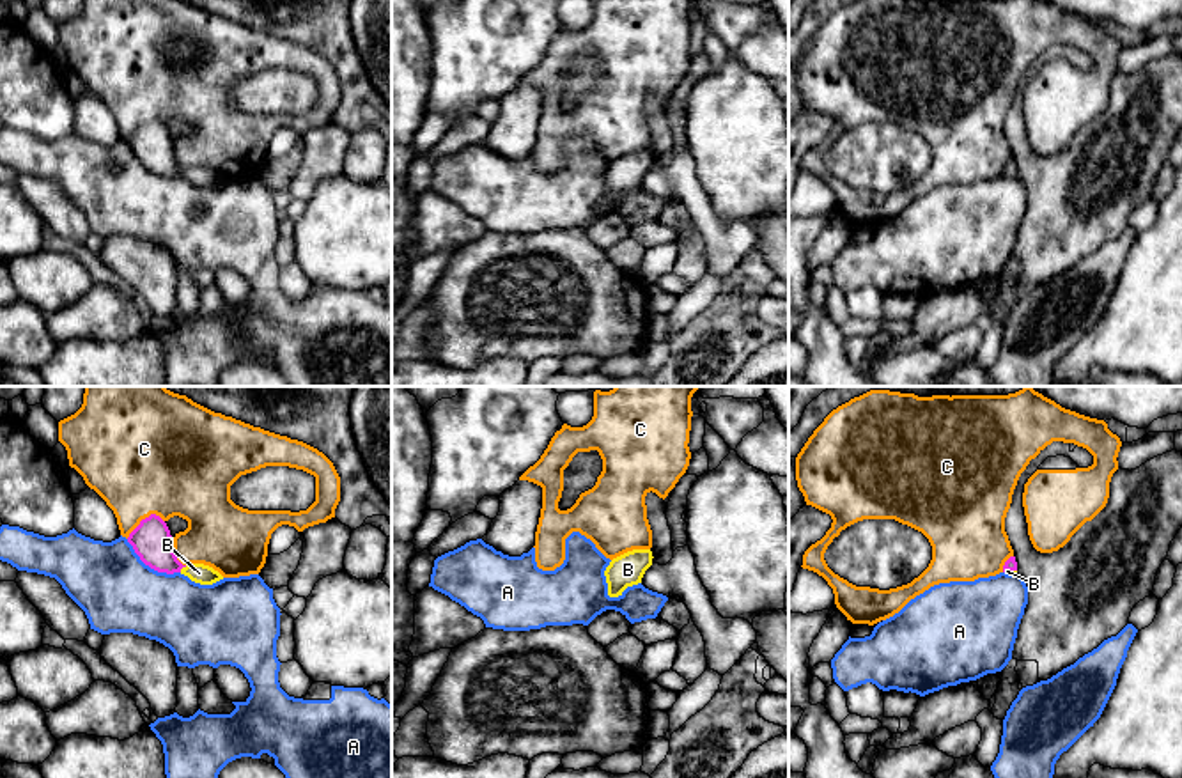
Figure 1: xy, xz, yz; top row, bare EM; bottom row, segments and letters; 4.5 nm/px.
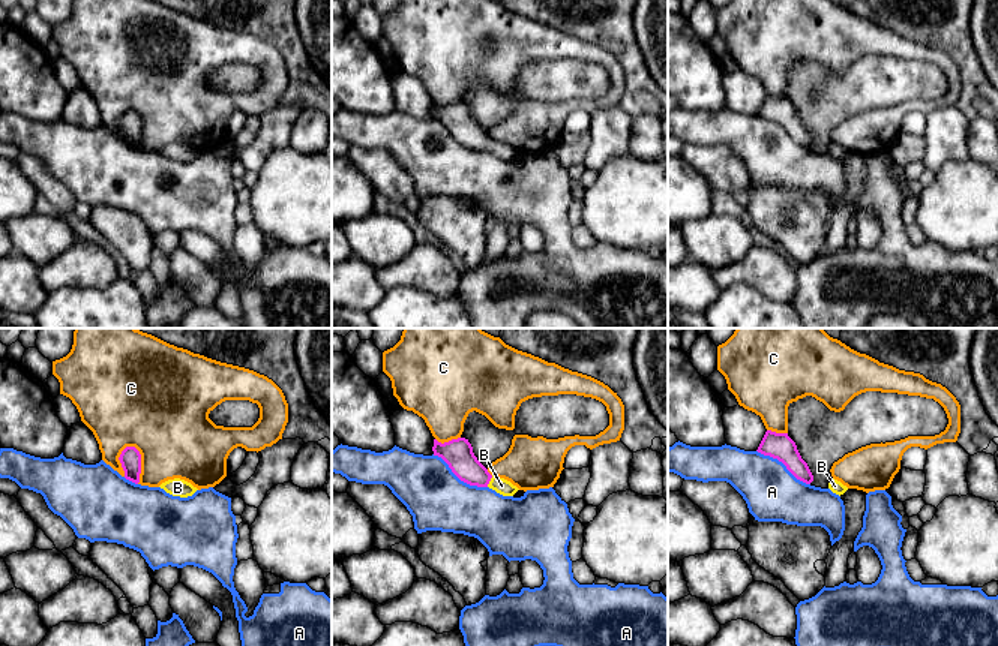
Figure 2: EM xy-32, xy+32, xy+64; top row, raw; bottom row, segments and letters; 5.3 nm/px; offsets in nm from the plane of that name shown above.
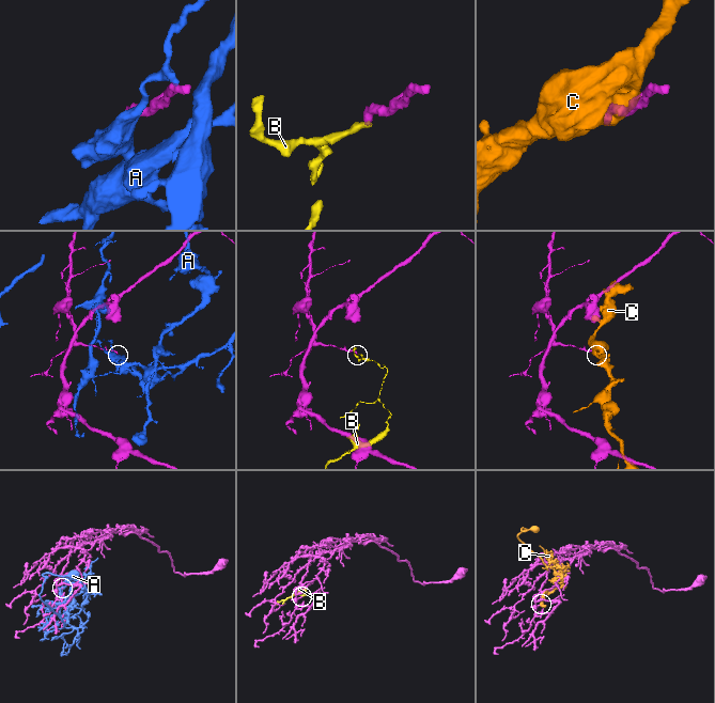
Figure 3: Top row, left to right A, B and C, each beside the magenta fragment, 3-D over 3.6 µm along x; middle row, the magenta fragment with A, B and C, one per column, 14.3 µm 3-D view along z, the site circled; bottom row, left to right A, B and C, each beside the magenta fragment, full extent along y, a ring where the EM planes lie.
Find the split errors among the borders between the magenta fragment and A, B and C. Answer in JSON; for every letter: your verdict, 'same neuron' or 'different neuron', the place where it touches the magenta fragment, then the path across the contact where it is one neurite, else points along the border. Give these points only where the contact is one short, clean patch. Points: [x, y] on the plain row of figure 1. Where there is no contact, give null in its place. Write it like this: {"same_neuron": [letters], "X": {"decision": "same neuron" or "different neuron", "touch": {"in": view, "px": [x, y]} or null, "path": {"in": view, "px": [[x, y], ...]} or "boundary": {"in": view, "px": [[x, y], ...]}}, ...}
{"same_neuron": ["B"], "A": {"decision": "different neuron", "touch": {"in": "xy", "px": [151, 171]}}, "B": {"decision": "same neuron", "touch": {"in": "xy", "px": [183, 169]}, "path": {"in": "xy", "px": [[151, 142], [183, 169], [199, 176]]}}, "C": {"decision": "different neuron", "touch": {"in": "xy", "px": [146, 121]}, "boundary": {"in": "xy", "px": [[163, 123], [149, 117], [126, 140]]}}}

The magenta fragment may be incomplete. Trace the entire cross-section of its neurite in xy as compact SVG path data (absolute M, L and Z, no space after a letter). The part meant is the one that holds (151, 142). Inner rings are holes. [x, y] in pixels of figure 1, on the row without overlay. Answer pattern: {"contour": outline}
{"contour": "M151 117L129 136L128 145L133 149L140 163L158 175L181 175L200 188L213 188L223 179L209 168L183 168L174 156L174 142L167 126Z"}

